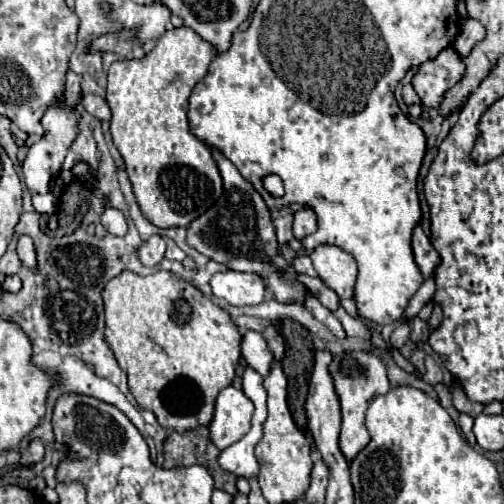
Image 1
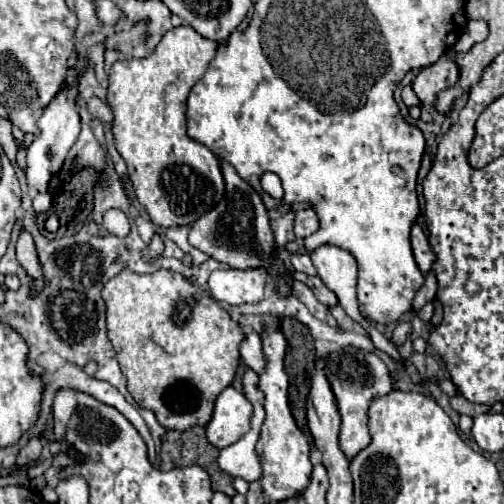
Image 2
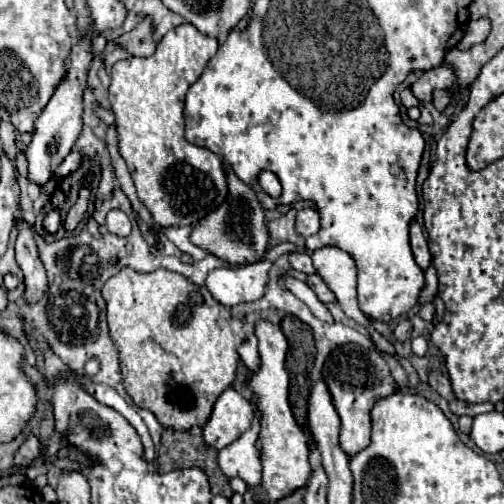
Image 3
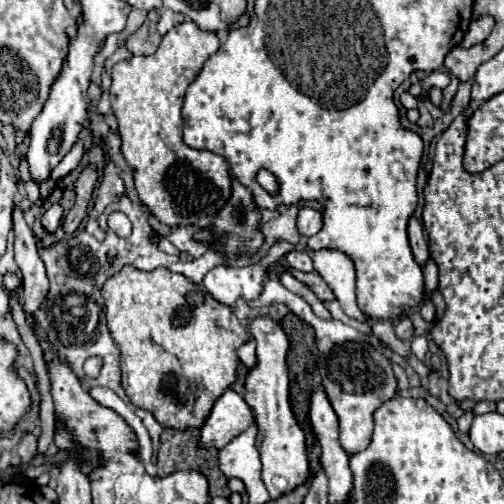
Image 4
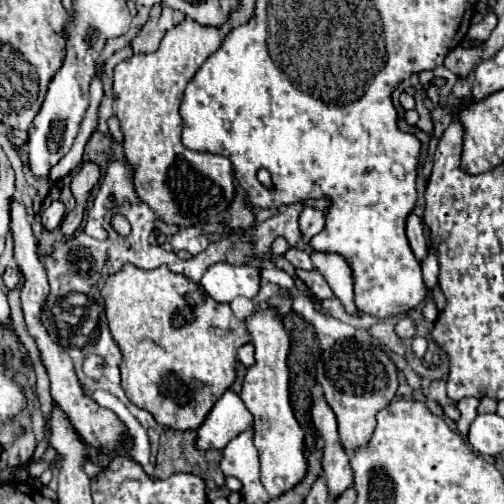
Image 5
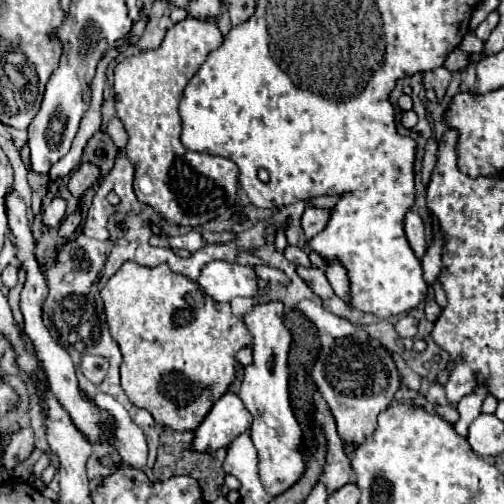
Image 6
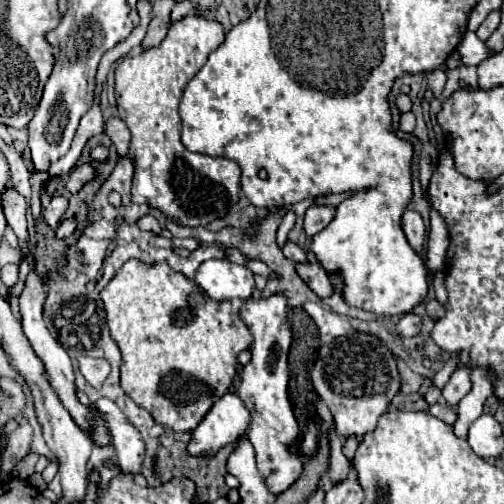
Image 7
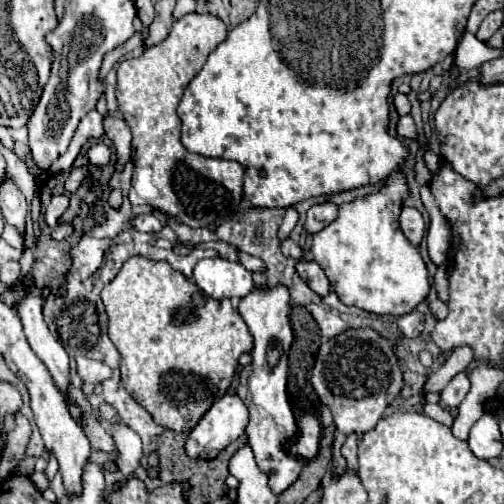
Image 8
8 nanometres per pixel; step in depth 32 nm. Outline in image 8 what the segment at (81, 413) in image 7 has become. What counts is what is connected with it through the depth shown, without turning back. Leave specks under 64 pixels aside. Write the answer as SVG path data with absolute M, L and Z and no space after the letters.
M30 284L30 286L26 288L26 296L20 300L20 306L18 306L18 314L20 314L22 326L24 326L24 334L26 334L28 342L30 342L30 348L36 352L36 356L38 356L38 358L44 362L44 366L48 368L48 372L50 372L50 376L52 376L56 388L62 392L70 414L74 416L76 422L80 422L84 412L82 412L82 408L76 406L76 404L70 400L70 396L68 396L68 386L70 386L70 358L68 358L64 346L62 346L54 336L50 336L50 332L48 332L48 328L46 328L46 324L44 324L44 320L42 320L42 306L44 306L42 288L38 288L36 284Z

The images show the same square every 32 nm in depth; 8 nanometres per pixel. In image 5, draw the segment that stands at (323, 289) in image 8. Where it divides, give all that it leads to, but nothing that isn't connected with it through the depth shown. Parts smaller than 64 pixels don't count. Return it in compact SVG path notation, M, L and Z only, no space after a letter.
M296 270L296 276L308 286L308 290L310 290L318 300L334 298L334 292L330 290L328 282L322 278L322 274L320 274L318 270L312 270L312 272L300 272L300 270Z

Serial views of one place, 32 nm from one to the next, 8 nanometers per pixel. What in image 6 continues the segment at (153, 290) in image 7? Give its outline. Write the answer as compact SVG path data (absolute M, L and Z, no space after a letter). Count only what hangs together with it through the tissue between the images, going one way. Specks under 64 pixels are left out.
M126 262L102 288L104 312L112 338L118 342L124 356L120 374L126 396L138 406L148 410L154 420L166 428L184 432L196 430L212 404L228 390L236 376L236 352L252 344L252 336L246 324L236 318L230 304L212 300L200 290L198 282L188 280L160 264L156 268L144 268L136 262Z

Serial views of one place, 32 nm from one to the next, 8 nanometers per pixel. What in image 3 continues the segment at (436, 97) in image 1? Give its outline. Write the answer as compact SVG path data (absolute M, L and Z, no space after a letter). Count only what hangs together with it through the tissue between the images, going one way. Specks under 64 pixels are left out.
M446 62L438 64L436 68L426 70L414 84L412 84L412 92L420 102L432 102L432 92L434 90L444 90L450 88L456 82L456 74L454 68Z

